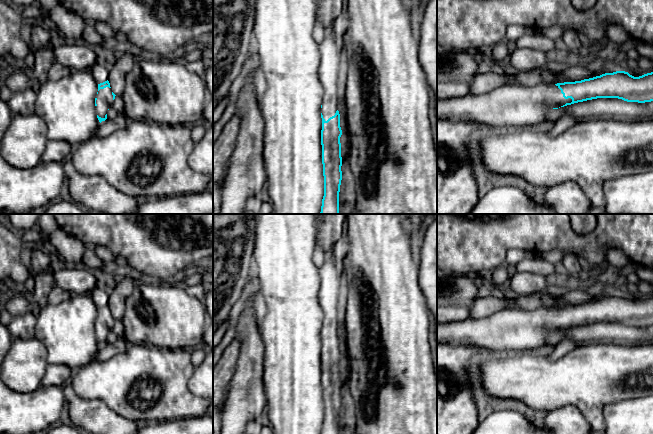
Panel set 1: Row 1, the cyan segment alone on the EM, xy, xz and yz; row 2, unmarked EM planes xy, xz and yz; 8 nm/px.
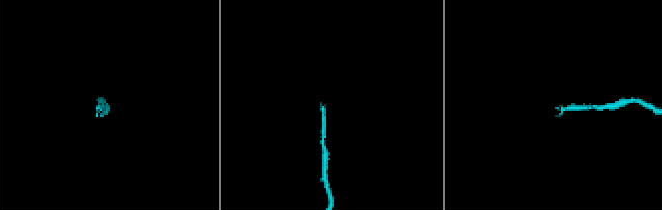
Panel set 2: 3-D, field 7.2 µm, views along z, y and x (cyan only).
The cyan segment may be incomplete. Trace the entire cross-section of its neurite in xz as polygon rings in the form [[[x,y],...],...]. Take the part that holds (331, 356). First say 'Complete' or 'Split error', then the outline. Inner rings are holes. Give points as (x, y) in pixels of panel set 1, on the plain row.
Split error. [[[326,257],[323,266],[318,269],[320,275],[320,290],[318,300],[324,314],[321,329],[321,369],[322,369],[322,388],[324,400],[324,420],[322,423],[321,434],[339,434],[339,416],[342,404],[342,381],[340,361],[342,354],[340,351],[340,338],[338,335],[338,298],[342,289],[340,276],[335,261]]]

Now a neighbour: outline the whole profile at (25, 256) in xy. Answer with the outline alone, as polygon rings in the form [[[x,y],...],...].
[[[25,245],[20,253],[20,260],[25,267],[30,269],[31,267],[31,256],[33,251],[33,245]]]

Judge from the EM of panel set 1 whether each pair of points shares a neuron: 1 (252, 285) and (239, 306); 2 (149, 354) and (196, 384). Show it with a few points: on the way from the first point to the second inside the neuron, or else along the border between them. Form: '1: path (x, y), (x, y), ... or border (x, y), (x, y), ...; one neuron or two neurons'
1: path (248, 290), (242, 301); one neuron
2: border (196, 367), (189, 380), (188, 389), (202, 398); two neurons

